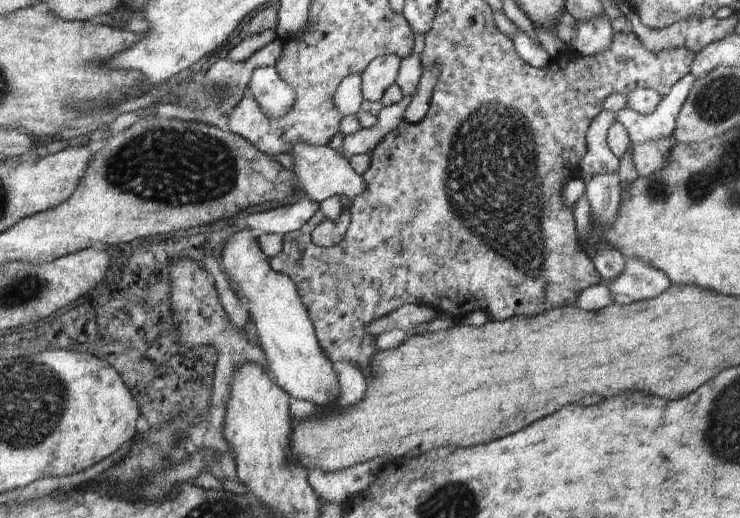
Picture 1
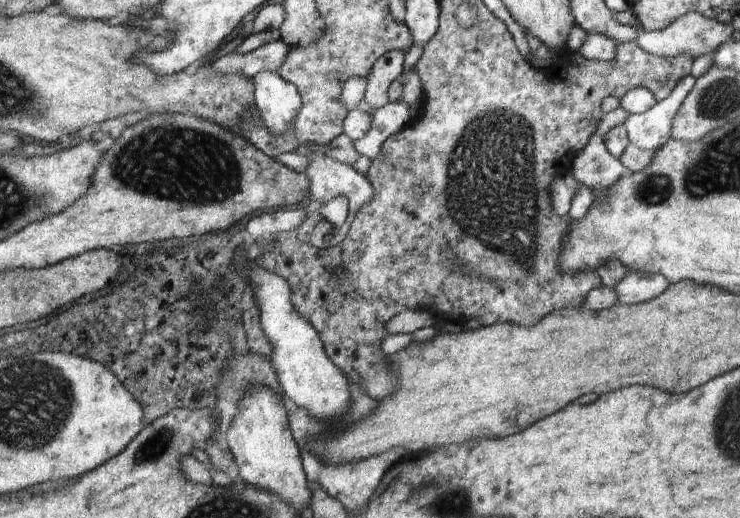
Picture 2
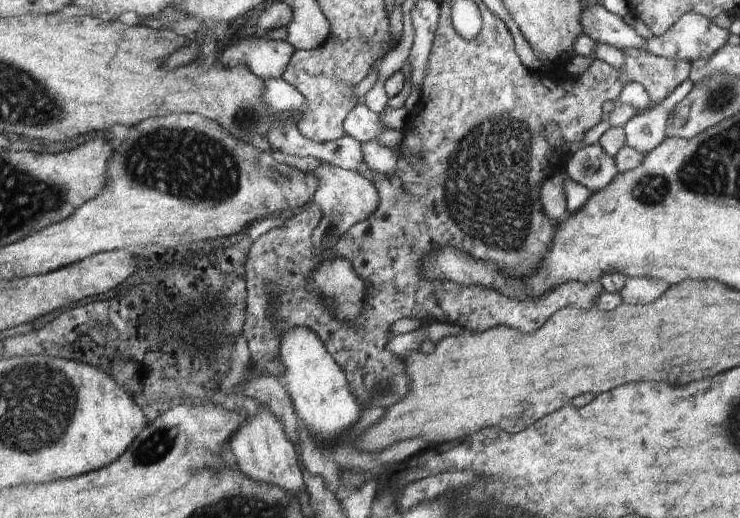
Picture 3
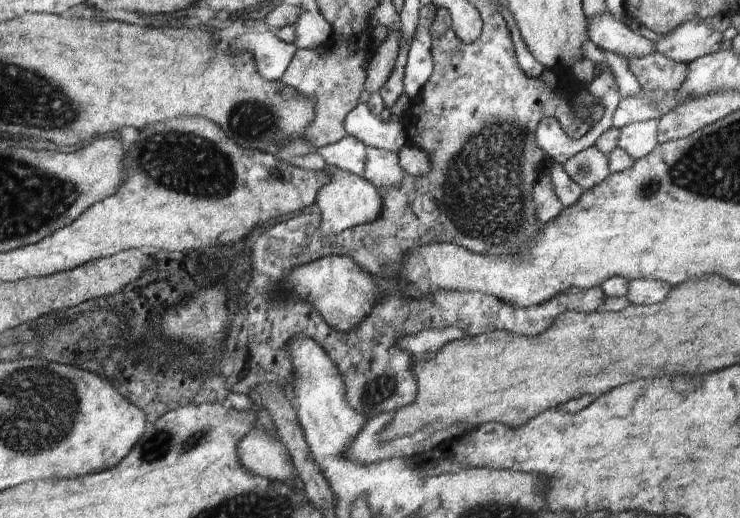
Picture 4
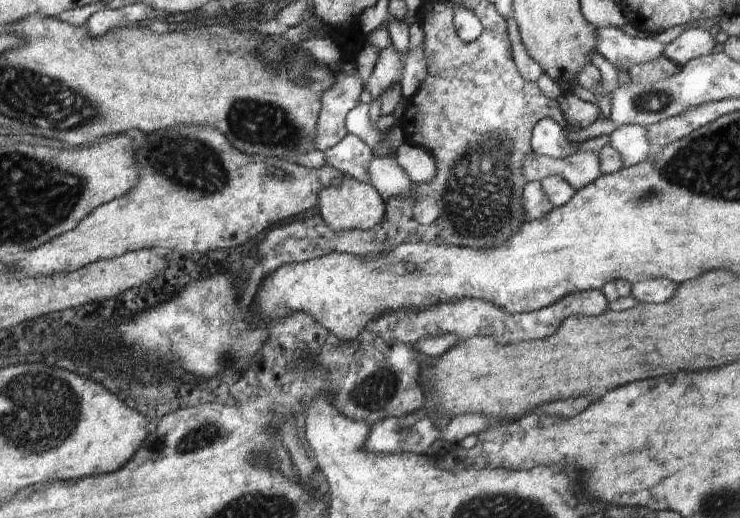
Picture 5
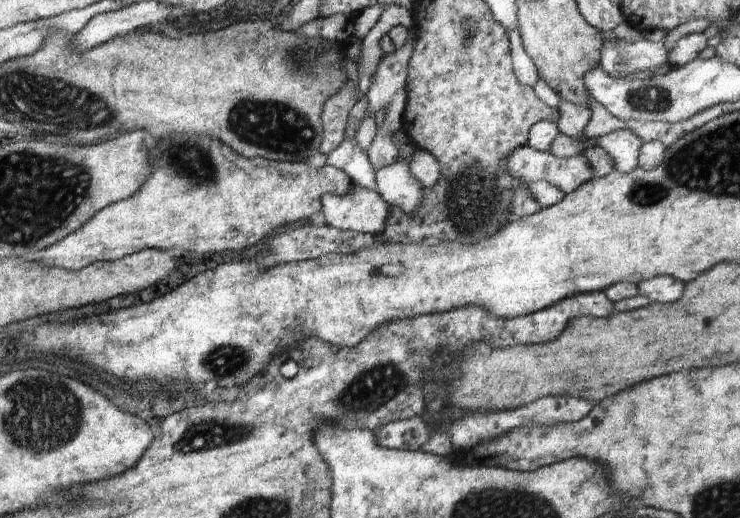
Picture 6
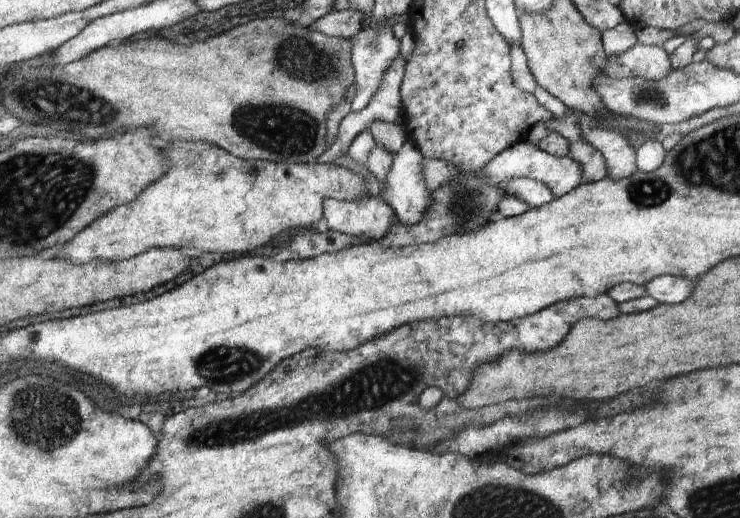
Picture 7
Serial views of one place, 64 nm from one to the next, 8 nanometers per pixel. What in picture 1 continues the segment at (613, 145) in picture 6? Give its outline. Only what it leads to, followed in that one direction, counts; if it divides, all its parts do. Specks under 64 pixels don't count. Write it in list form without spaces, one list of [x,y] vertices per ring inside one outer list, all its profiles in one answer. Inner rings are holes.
[[[692,72],[680,78],[651,115],[642,115],[631,109],[618,111],[616,121],[626,130],[631,142],[638,145],[672,135],[678,114],[686,103],[695,80]]]

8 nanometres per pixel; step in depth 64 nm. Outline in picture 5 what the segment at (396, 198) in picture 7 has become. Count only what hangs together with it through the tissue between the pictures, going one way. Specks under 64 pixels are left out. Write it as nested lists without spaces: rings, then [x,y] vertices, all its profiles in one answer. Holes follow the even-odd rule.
[[[392,156],[372,157],[370,180],[385,201],[390,198],[408,198],[412,194],[412,180]]]

